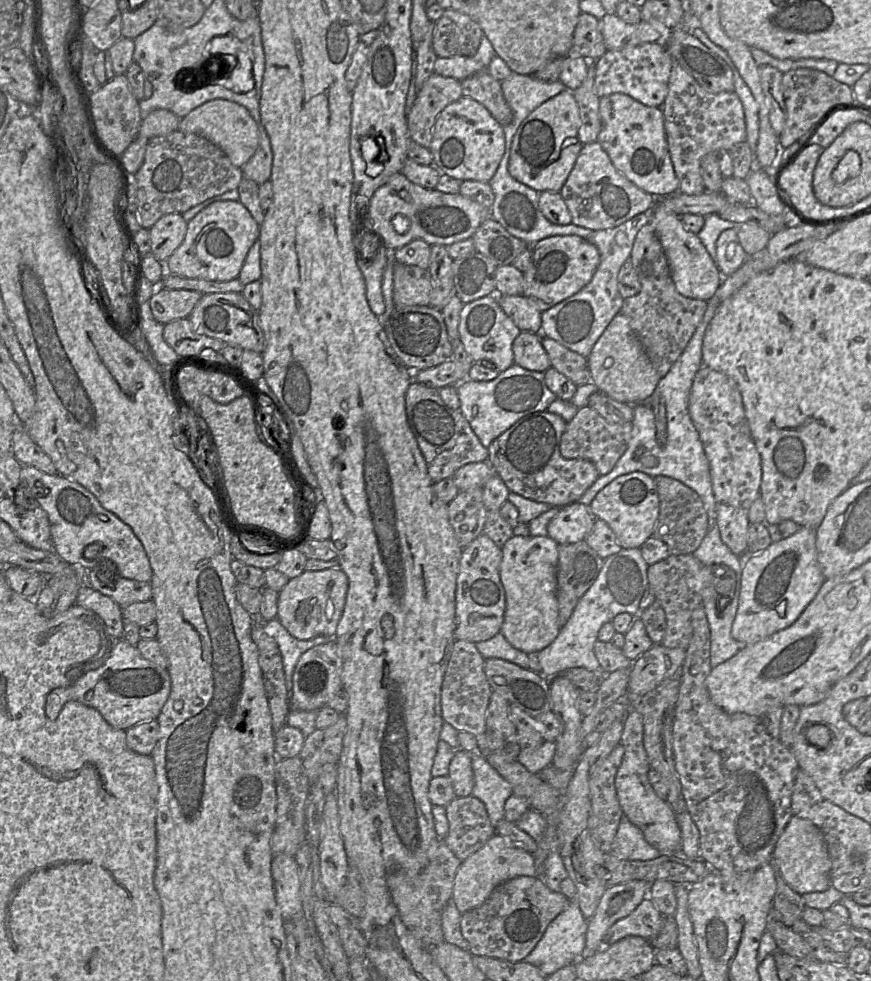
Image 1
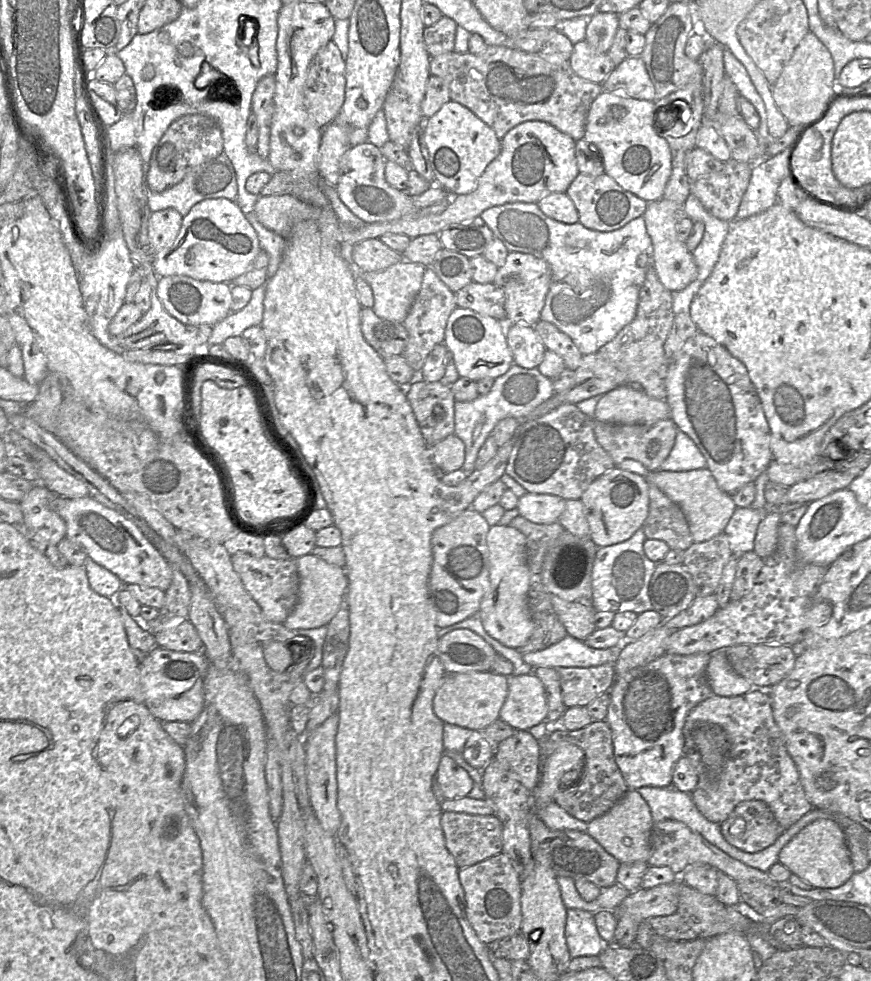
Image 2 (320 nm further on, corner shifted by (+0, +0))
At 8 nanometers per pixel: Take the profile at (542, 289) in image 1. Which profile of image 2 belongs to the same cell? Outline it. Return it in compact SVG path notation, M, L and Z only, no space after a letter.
M509 252L505 263L498 268L493 284L503 297L506 324L534 326L537 323L550 286L550 270L545 261L530 254Z

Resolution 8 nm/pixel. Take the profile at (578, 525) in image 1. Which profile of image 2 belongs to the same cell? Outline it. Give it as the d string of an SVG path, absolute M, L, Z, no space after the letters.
M526 492L518 498L518 514L535 524L558 522L565 509L565 500L549 494Z

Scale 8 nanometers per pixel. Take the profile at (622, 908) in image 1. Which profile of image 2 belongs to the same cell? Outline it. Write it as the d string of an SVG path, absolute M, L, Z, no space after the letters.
M628 789L611 810L588 823L586 832L620 864L637 861L648 862L653 823L647 802L638 790Z

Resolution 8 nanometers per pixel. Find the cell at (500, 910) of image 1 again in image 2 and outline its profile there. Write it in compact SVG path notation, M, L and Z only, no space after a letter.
M503 853L459 869L458 877L466 901L468 921L481 942L491 942L520 933L521 877Z

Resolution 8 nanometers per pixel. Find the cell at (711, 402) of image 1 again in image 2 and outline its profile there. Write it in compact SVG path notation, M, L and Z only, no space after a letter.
M698 330L670 360L666 393L665 401L670 409L670 419L694 441L706 459L706 468L721 490L733 495L766 471L772 461L771 434L761 401L745 365L723 345Z

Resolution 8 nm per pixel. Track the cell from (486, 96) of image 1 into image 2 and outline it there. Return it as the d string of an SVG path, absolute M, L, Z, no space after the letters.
M486 46L486 49L478 54L469 51L466 53L446 52L431 57L430 72L431 75L446 80L451 100L472 111L494 130L499 139L516 125L534 120L547 122L577 141L584 137L587 113L591 103L604 91L601 83L585 80L575 74L569 62L551 63L542 58L539 53L525 52L516 47Z

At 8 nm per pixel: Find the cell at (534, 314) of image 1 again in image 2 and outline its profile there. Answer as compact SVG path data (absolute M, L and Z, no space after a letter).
M474 281L455 293L456 305L482 315L505 321L505 309L500 290L493 283Z

